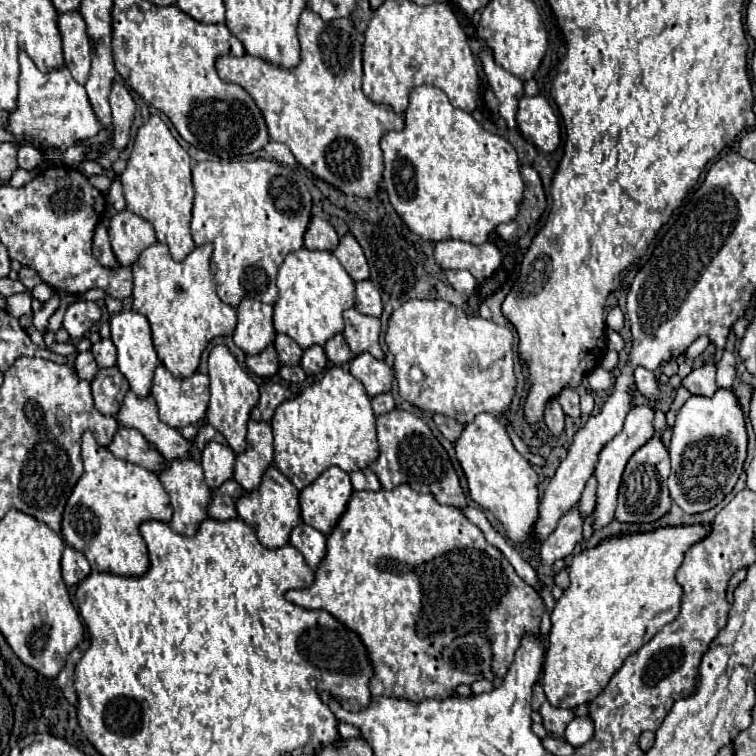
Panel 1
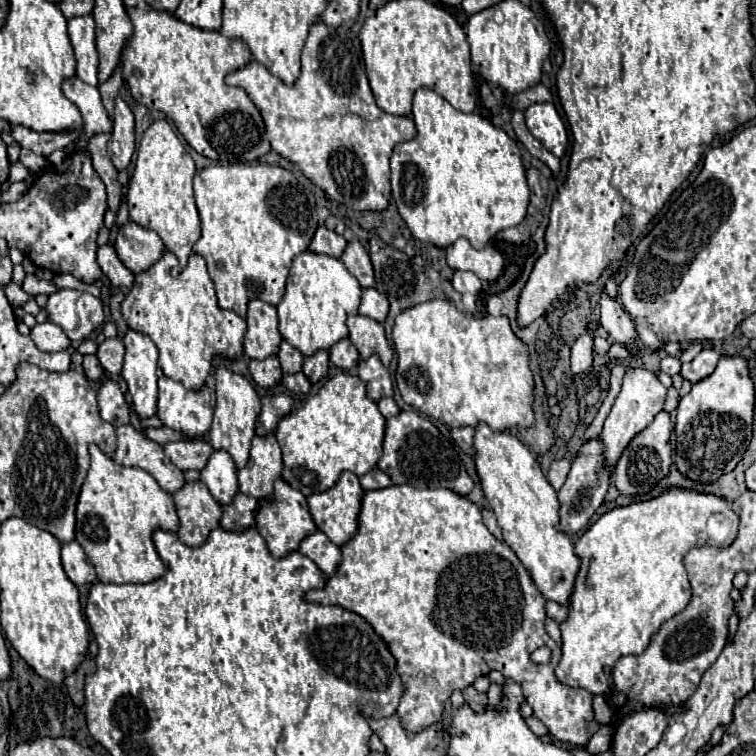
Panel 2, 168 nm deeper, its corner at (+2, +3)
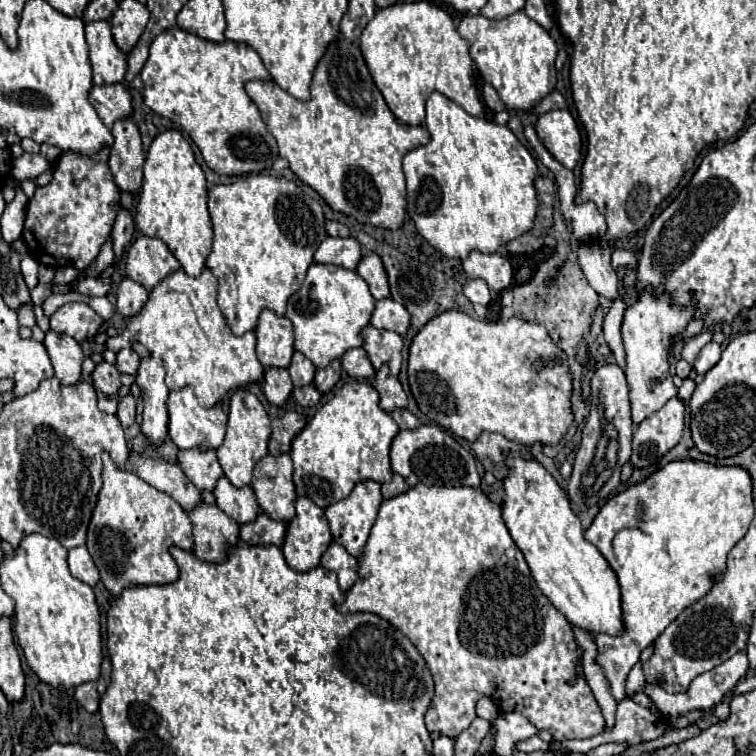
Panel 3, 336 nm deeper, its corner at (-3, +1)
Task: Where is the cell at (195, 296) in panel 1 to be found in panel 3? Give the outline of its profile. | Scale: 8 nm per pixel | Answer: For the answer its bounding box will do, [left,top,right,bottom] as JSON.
[105,269,264,409]

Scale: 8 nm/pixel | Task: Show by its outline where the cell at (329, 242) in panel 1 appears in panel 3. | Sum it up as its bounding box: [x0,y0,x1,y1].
[314,237,362,271]

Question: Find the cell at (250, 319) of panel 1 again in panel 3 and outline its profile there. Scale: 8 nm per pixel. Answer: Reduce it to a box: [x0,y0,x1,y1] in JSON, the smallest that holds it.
[256,311,294,367]

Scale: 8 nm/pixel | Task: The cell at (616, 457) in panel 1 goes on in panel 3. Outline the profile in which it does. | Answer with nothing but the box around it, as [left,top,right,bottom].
[622,287,696,423]

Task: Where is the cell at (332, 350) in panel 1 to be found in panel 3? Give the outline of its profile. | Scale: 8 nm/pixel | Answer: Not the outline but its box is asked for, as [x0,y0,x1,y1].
[342,347,376,381]

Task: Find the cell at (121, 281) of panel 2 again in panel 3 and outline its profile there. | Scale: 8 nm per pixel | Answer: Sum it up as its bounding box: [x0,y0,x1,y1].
[116,279,148,317]

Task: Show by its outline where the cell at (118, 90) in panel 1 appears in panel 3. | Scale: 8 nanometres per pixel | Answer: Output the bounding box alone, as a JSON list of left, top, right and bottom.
[110,119,144,197]

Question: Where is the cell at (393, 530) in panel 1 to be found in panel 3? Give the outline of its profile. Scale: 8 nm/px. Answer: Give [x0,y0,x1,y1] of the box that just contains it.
[338,483,604,741]

